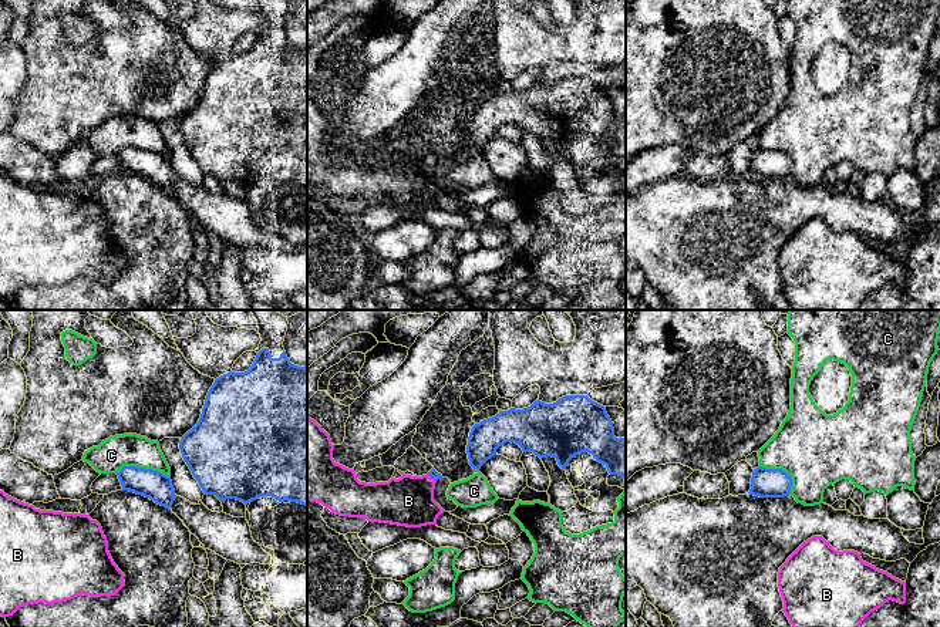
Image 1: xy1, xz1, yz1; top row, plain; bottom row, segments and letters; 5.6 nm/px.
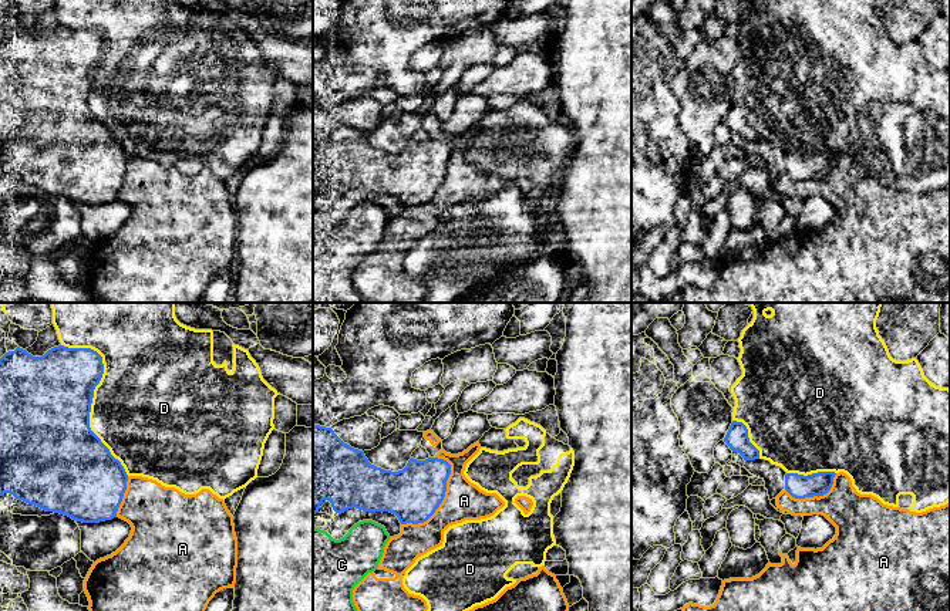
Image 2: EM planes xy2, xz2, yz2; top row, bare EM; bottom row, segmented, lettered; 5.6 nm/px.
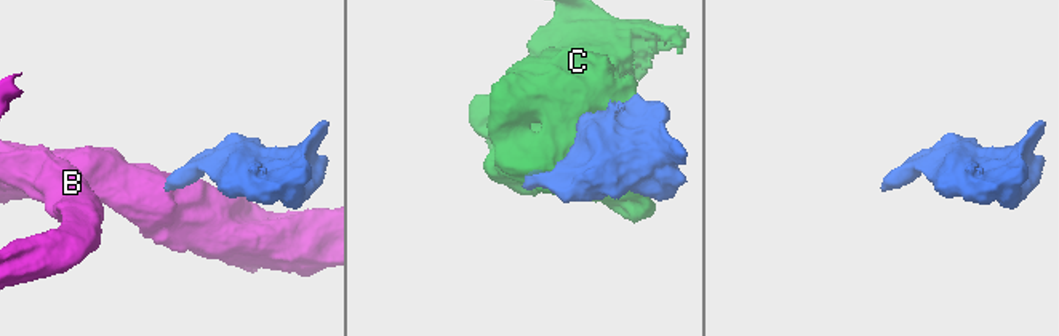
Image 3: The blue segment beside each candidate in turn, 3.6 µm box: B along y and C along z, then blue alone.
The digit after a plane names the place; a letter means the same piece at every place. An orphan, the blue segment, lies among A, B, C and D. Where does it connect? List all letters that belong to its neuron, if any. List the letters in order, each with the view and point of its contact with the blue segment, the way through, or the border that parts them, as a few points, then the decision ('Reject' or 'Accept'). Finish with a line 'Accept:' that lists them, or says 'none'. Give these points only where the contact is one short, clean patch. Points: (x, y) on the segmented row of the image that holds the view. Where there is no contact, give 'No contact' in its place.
A: Touches blue at xz2 (441, 502). Reject
B: Touches blue at xz1 (431, 477). Path across: xz1 (433, 472), (431, 477), (408, 501). Accept
C: Touches blue at xy1 (142, 468). Reject
D: Touches blue at xy2 (93, 397). Reject
Accept: B

